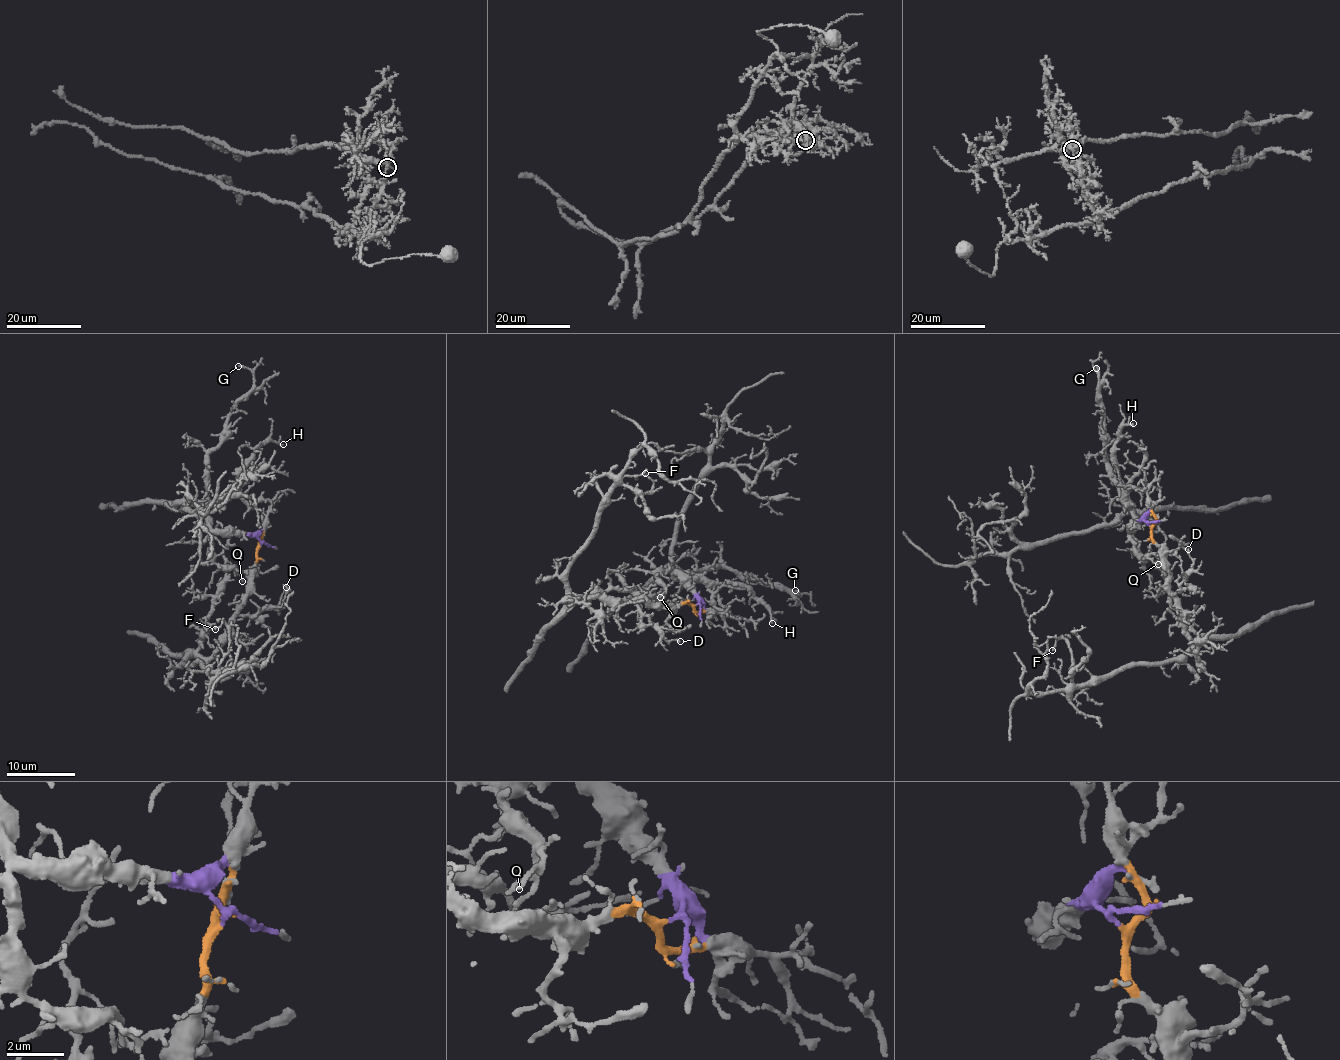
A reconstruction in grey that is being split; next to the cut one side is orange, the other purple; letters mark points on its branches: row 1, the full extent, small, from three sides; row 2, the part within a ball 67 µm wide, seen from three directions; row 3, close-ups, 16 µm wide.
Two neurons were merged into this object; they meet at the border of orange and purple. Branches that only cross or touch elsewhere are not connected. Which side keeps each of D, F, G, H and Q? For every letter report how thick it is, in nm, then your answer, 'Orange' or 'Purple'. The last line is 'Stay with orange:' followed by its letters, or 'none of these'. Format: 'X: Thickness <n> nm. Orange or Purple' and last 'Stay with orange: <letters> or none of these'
D: Thickness 140 nm. Orange
F: Thickness 110 nm. Orange
G: Thickness 160 nm. Purple
H: Thickness 100 nm. Purple
Q: Thickness 110 nm. Purple
Stay with orange: D, F

